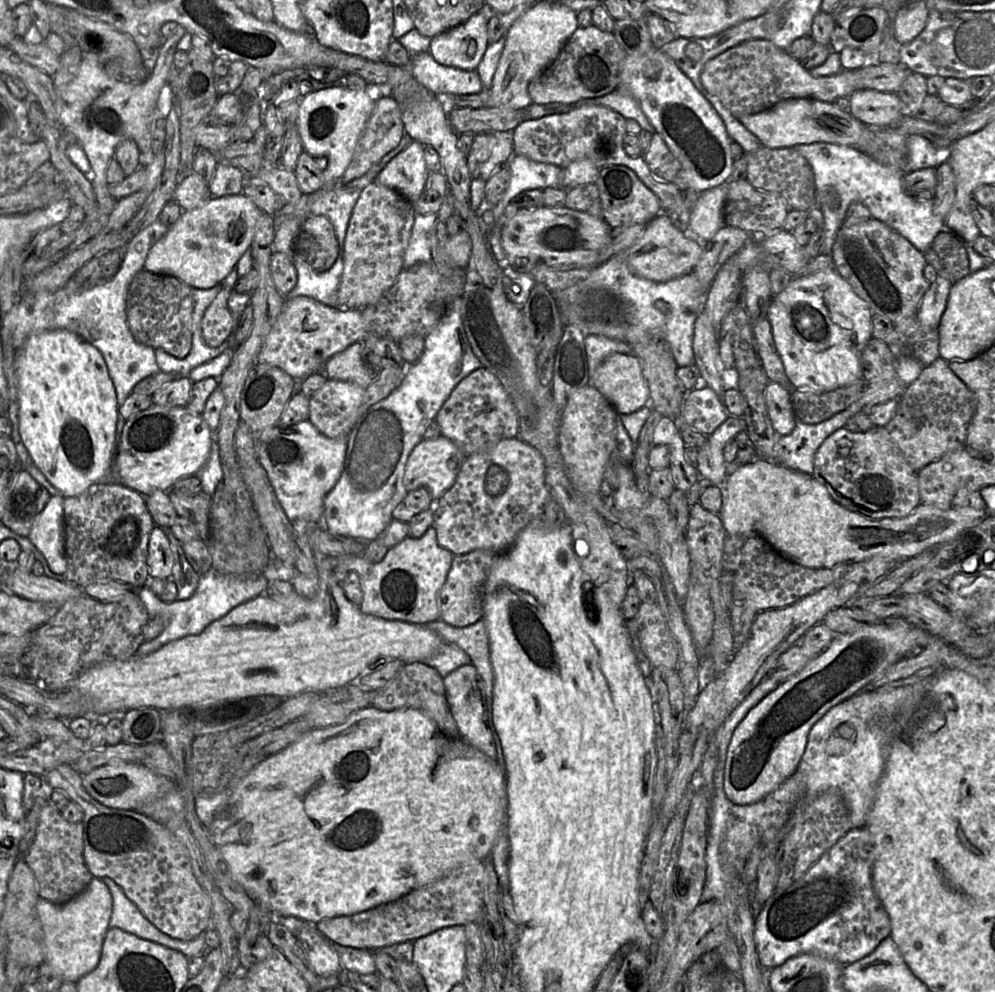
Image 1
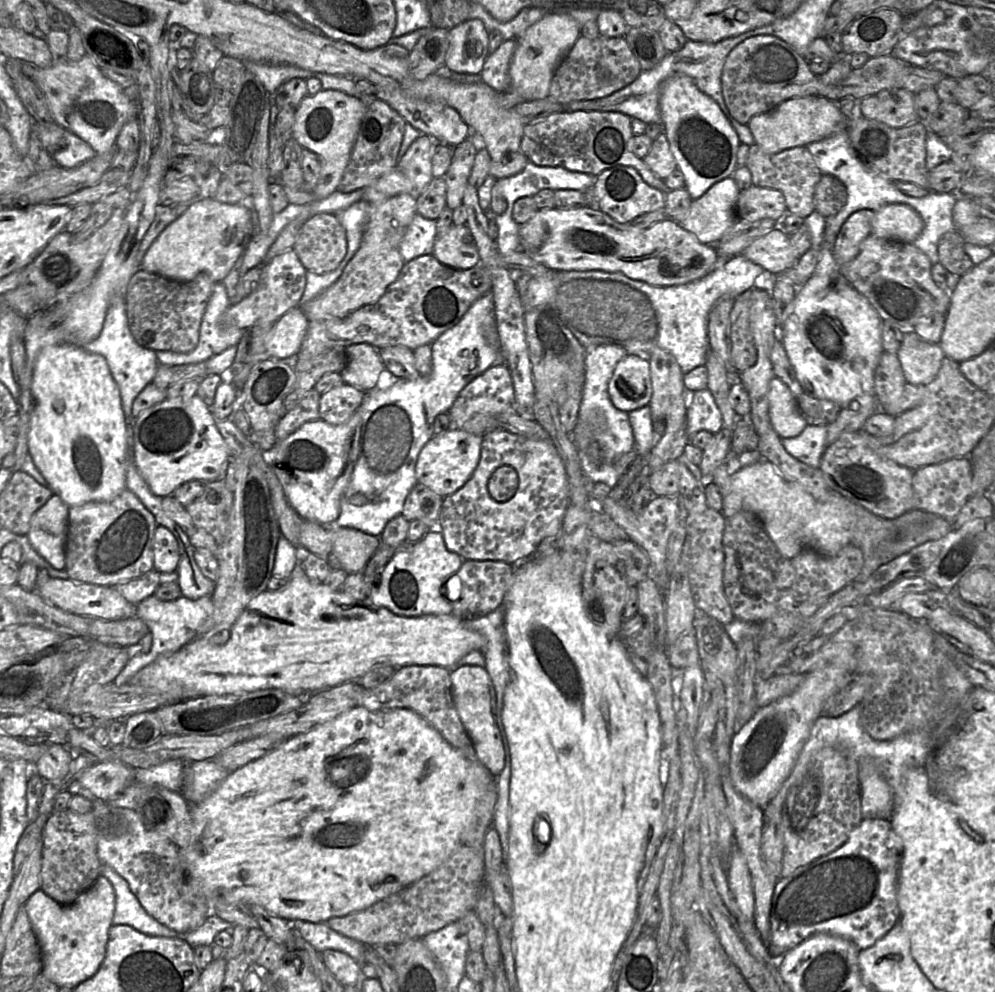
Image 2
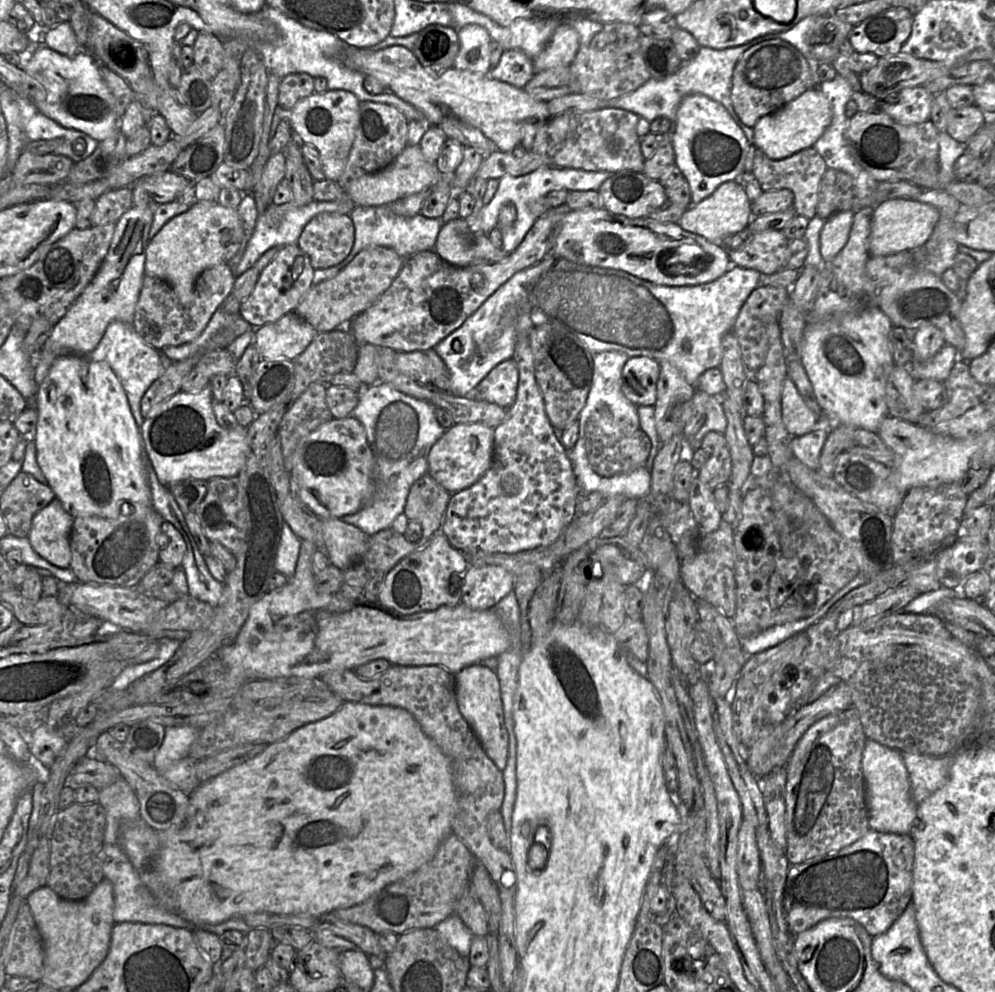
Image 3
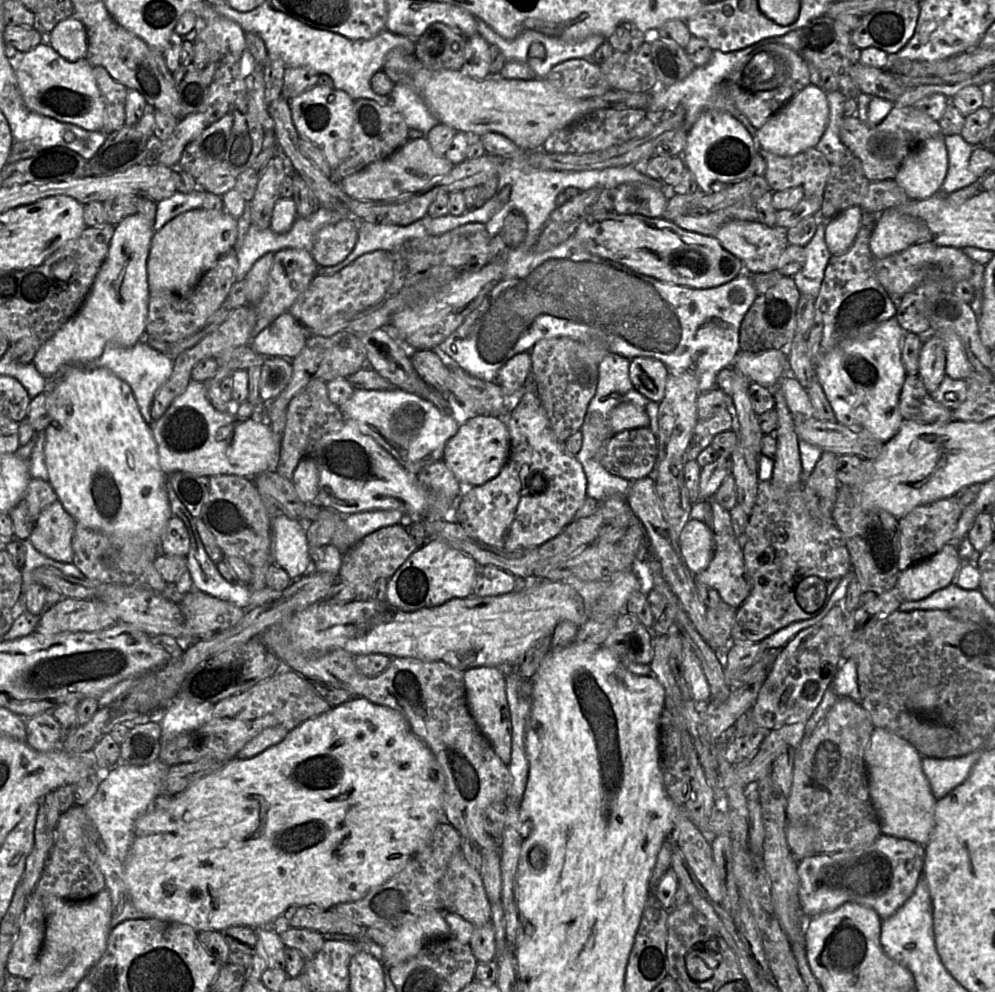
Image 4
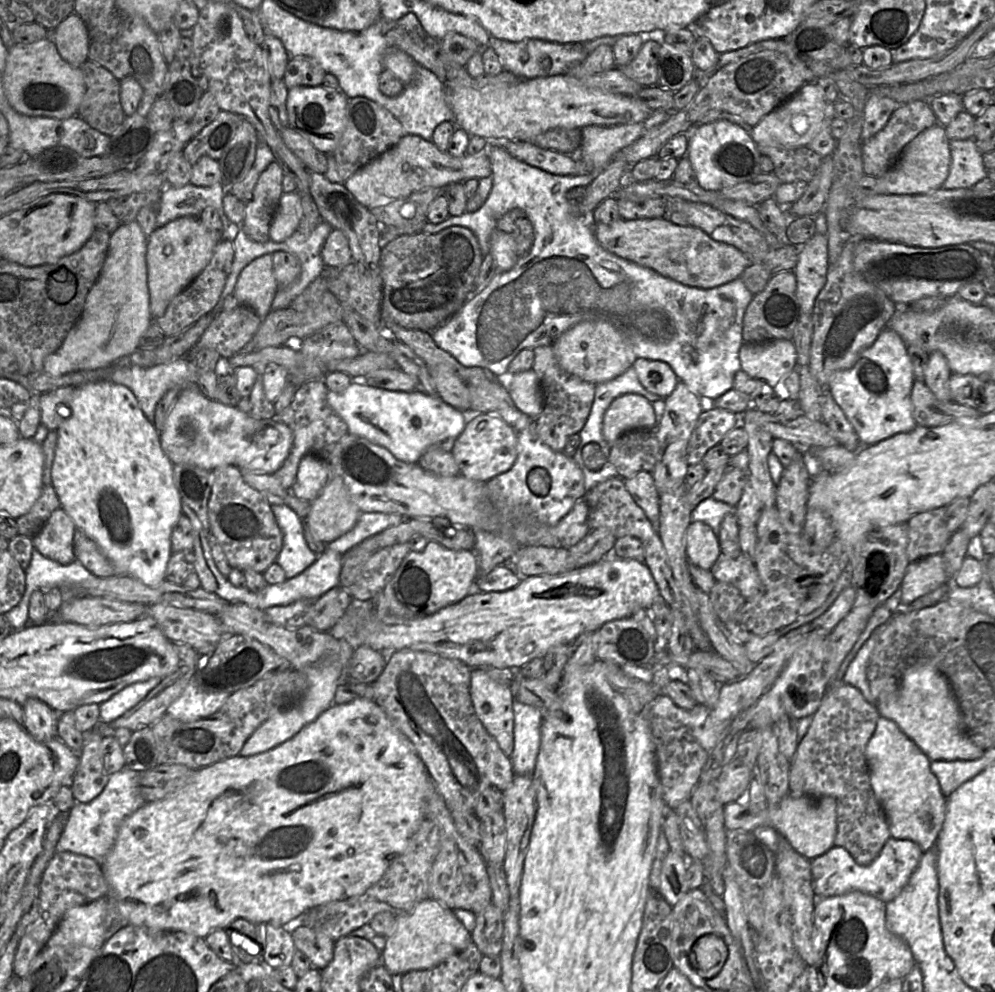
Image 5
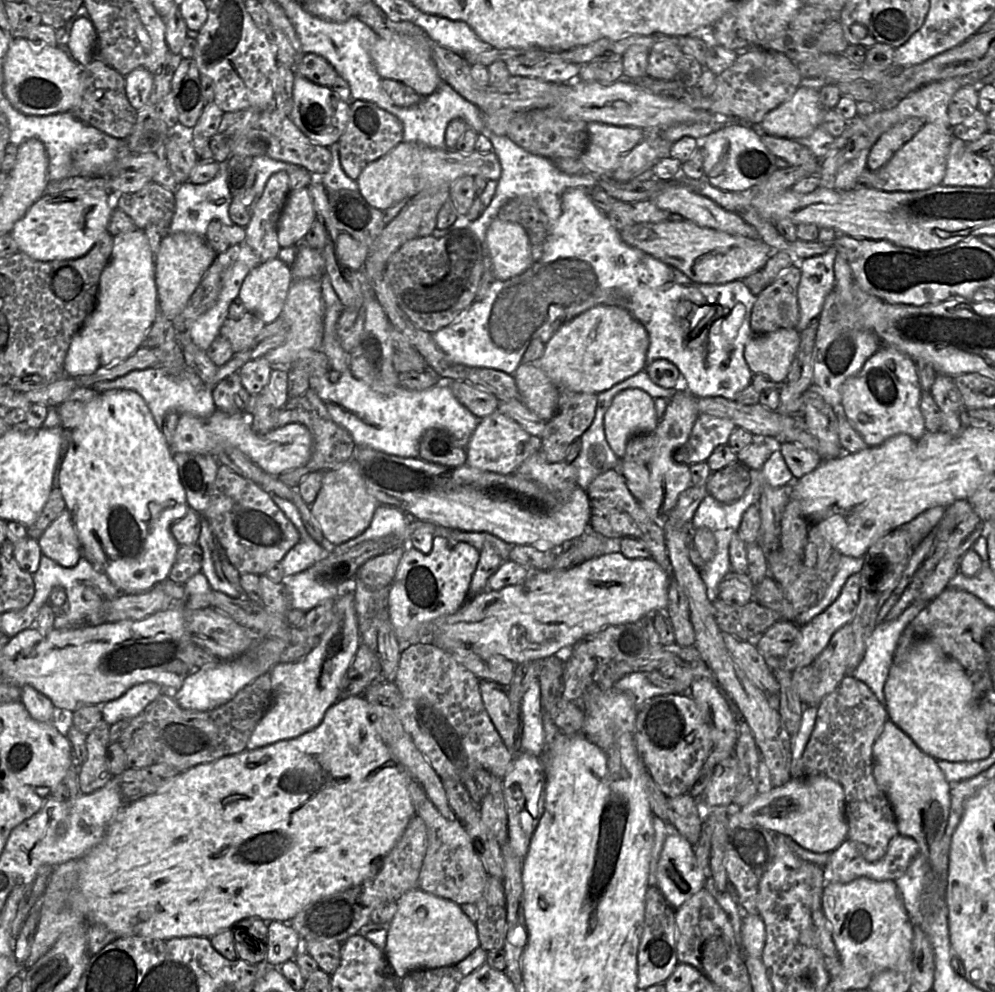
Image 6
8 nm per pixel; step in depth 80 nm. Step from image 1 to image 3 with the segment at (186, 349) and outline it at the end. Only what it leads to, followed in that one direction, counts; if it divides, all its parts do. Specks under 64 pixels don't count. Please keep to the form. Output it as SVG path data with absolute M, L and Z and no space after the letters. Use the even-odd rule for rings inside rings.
M228 263L205 269L196 279L193 301L185 304L180 302L169 283L145 275L135 308L133 327L148 345L157 350L191 342L201 334L212 315L231 293L235 280Z

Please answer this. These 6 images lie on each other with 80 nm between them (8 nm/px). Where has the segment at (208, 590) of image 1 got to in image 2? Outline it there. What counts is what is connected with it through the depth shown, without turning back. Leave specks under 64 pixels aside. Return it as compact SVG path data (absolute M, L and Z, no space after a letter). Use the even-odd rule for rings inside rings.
M153 594L140 601L137 605L137 616L146 622L152 632L152 646L146 653L135 653L116 676L112 684L120 686L129 683L132 677L141 669L151 664L161 656L178 651L184 645L192 641L198 636L201 626L210 617L212 612L212 595L203 596L195 600L181 596L174 601L162 601Z

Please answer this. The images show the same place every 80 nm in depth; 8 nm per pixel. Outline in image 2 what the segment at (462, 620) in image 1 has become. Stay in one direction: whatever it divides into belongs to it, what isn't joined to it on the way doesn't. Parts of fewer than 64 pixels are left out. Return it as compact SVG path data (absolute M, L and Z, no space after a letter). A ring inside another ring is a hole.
M464 560L460 569L445 583L442 595L451 603L453 615L468 621L500 607L514 578L514 567L500 560Z

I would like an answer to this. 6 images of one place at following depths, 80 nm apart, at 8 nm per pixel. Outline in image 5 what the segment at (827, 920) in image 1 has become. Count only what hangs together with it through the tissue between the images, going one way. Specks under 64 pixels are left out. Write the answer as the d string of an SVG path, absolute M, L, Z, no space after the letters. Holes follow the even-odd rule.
M889 838L879 855L869 865L859 865L843 847L834 846L810 860L812 885L817 898L862 892L884 903L892 901L908 883L924 852L911 840Z

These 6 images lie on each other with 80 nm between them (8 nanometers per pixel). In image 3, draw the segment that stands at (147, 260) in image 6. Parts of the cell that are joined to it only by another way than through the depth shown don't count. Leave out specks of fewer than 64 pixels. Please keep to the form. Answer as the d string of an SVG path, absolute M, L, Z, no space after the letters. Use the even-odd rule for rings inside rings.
M132 206L116 223L114 235L98 272L65 316L53 327L42 351L62 354L88 354L101 341L113 321L132 323L145 276L145 258L153 207Z

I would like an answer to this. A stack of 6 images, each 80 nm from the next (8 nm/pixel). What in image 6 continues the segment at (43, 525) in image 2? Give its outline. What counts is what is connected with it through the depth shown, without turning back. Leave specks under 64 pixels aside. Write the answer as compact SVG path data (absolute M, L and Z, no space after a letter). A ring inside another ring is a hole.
M65 509L38 539L42 553L63 567L75 566L82 557L82 546L70 512Z

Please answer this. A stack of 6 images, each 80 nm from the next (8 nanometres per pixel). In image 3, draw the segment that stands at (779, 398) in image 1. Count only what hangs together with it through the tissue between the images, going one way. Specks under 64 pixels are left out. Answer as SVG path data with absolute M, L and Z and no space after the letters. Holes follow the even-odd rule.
M786 378L782 384L781 412L782 421L791 436L809 433L818 421L816 413L807 406L789 378Z

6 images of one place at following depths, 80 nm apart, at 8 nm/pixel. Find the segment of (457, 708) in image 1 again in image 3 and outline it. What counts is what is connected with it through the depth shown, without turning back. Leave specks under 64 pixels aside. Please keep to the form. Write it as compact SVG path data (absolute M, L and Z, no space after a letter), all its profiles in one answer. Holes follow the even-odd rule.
M480 664L463 668L455 674L455 692L460 713L473 730L487 756L499 770L503 771L508 760L509 733L504 723L500 683L496 671Z

